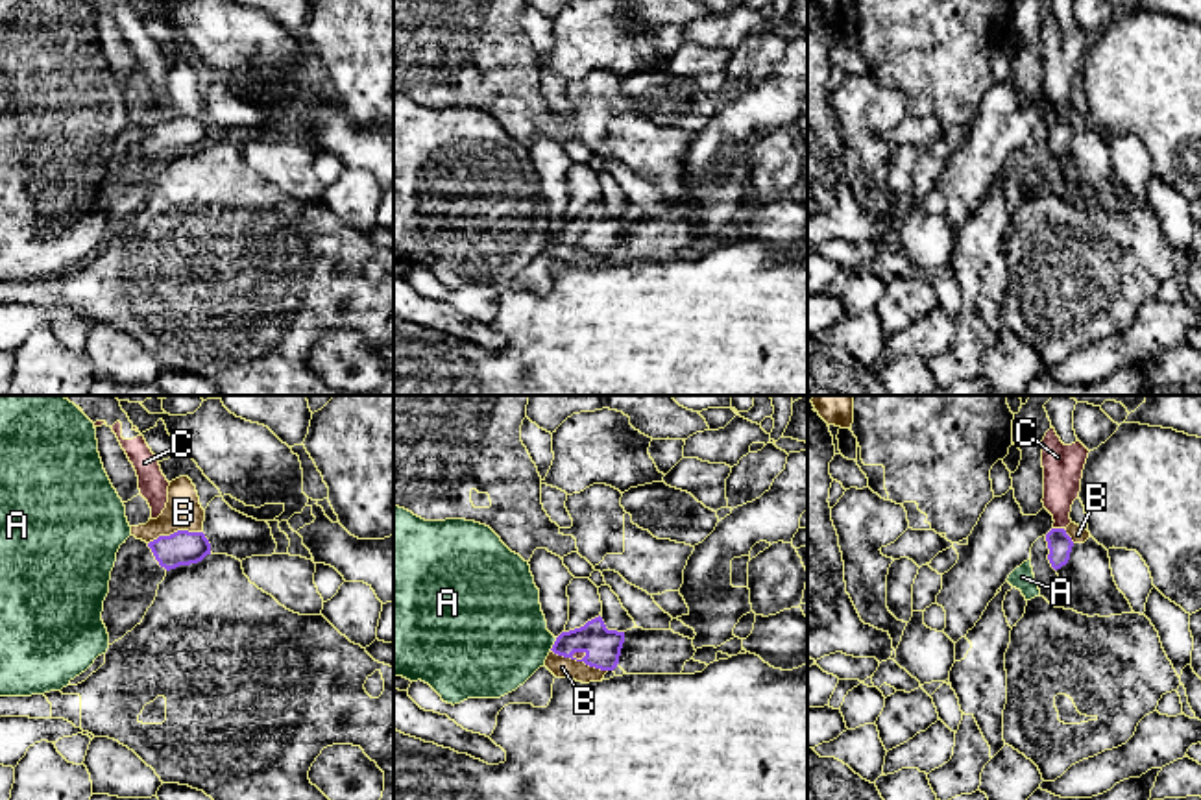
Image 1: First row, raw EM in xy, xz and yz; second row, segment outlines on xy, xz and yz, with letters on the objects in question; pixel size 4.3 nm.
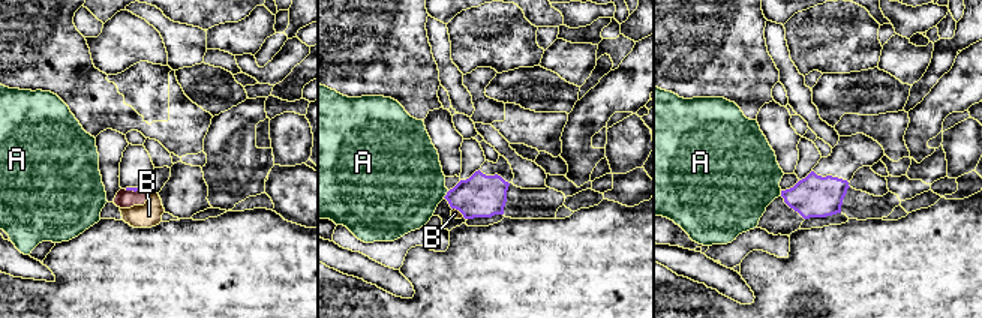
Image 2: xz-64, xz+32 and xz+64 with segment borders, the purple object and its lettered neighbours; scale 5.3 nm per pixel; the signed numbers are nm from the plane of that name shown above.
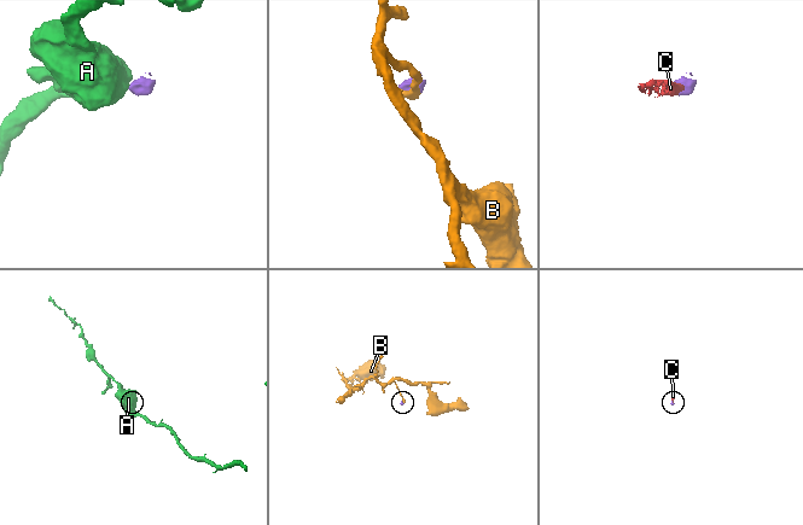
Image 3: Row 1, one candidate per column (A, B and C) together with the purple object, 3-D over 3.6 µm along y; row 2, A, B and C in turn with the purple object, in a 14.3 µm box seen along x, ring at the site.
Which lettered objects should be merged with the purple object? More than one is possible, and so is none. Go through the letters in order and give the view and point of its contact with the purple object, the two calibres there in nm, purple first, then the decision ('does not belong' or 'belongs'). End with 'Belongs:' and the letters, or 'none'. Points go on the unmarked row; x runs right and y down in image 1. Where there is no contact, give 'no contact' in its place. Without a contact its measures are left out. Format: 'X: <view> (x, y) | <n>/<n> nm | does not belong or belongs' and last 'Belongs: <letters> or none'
A: xz (555, 230) | 160/440 nm | does not belong
B: xz (579, 246) | 160/100 nm | does not belong
C: yz (1059, 115) | 110/170 nm | belongs
Belongs: C

